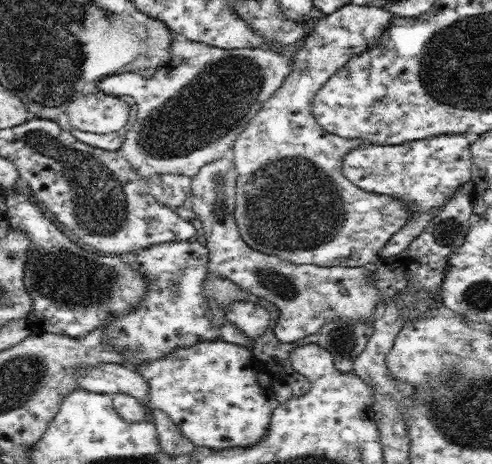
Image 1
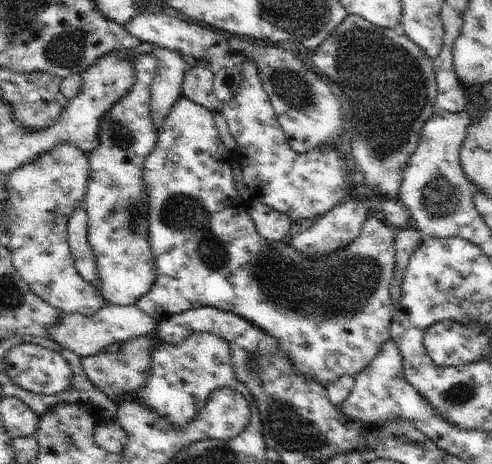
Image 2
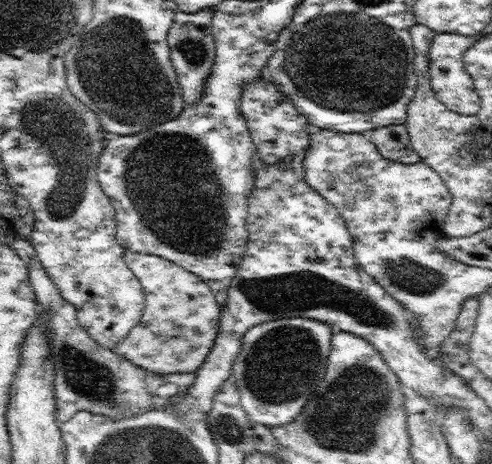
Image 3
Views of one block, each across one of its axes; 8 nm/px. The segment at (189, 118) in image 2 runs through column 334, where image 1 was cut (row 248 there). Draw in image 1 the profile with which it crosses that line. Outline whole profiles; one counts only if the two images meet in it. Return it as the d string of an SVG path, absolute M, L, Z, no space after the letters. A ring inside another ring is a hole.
M348 4L334 14L316 22L314 30L310 28L304 36L304 48L296 54L292 72L284 80L282 88L262 104L258 114L248 122L246 130L234 142L234 166L238 174L236 182L236 224L240 228L240 236L248 242L250 248L268 254L280 256L294 266L314 264L322 268L342 266L342 268L364 268L374 262L386 242L408 226L414 218L412 208L388 194L372 194L362 190L354 182L344 176L344 156L350 150L364 146L366 142L360 138L342 138L338 134L330 134L324 130L314 116L314 98L318 92L326 90L328 80L344 68L354 56L360 56L382 40L382 34L388 30L396 16L382 8L362 8L356 4Z

